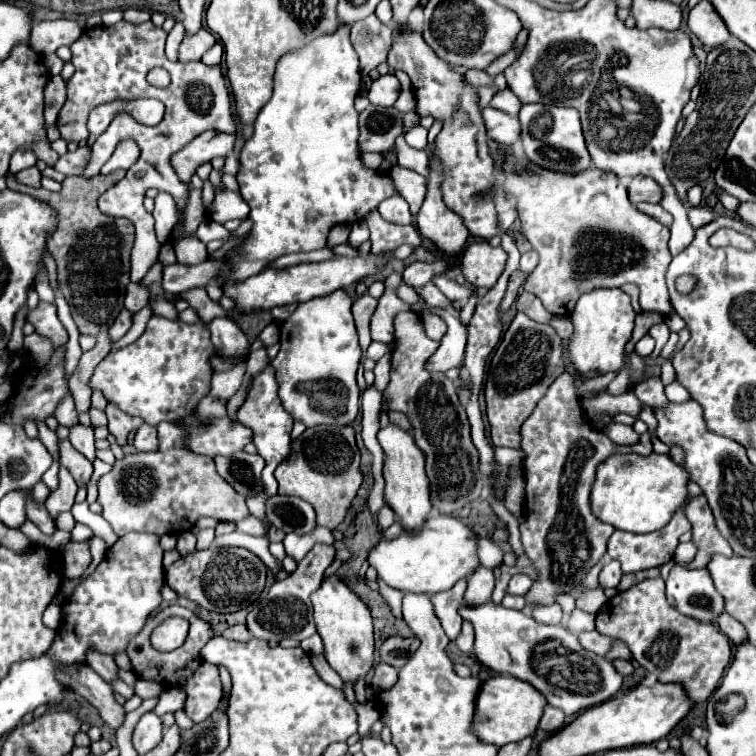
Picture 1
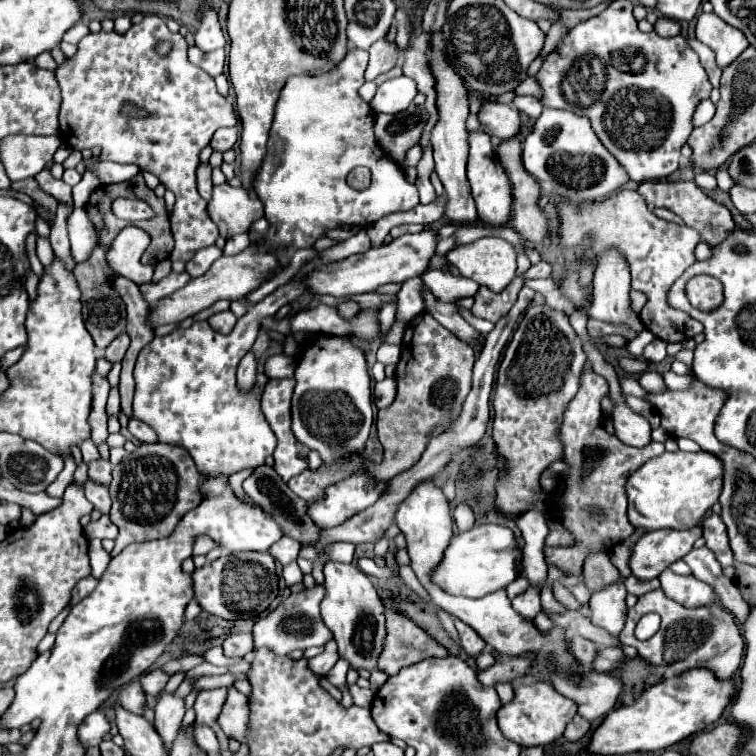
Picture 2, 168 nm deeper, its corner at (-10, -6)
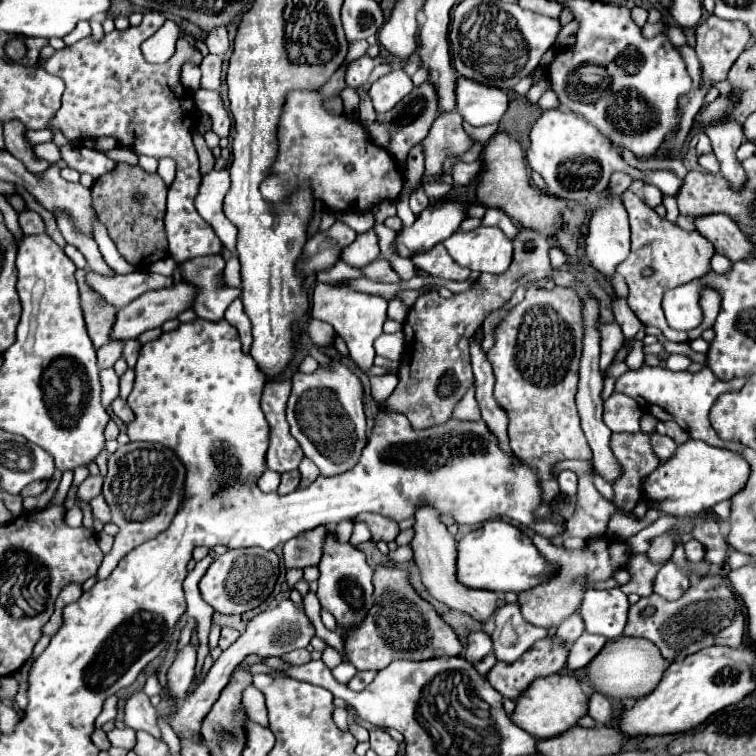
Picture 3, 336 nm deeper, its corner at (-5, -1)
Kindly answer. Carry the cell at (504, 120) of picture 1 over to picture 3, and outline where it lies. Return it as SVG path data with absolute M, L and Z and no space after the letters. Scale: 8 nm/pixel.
M457 78L457 112L471 126L497 124L507 112L507 94L497 88Z

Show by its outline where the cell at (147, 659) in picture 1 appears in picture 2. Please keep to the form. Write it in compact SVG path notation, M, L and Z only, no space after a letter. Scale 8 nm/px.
M234 687L228 689L228 699L222 707L222 713L218 717L222 731L230 737L236 739L242 745L248 745L248 721L250 721L250 707L248 707L248 697L236 691Z

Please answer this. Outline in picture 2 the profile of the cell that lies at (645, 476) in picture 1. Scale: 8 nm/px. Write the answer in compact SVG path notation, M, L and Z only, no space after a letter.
M664 453L650 459L634 475L628 485L628 517L634 527L654 529L690 529L698 525L704 515L718 501L722 491L722 461L708 453Z

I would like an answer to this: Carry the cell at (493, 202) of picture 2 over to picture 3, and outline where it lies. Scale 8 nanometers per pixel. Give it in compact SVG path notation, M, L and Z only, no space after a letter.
M475 160L475 162L457 162L453 168L453 180L457 186L469 186L479 174L481 174L483 162Z

